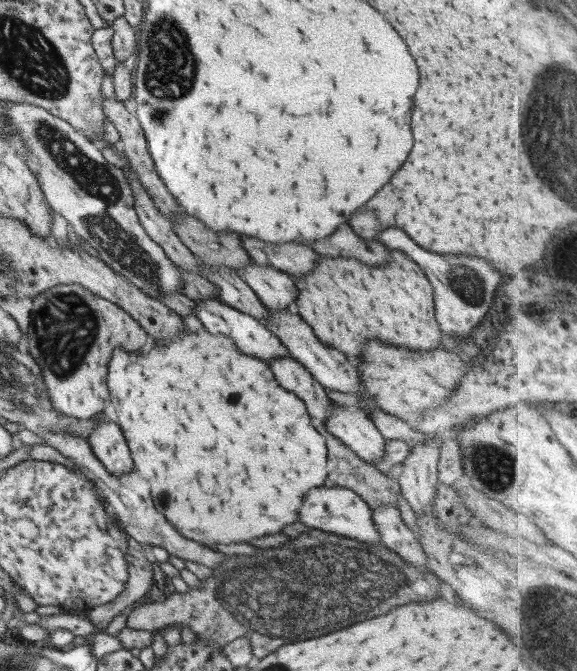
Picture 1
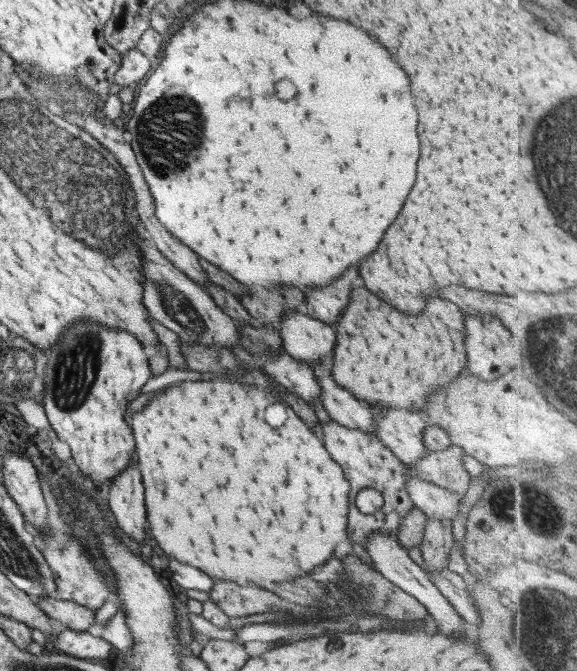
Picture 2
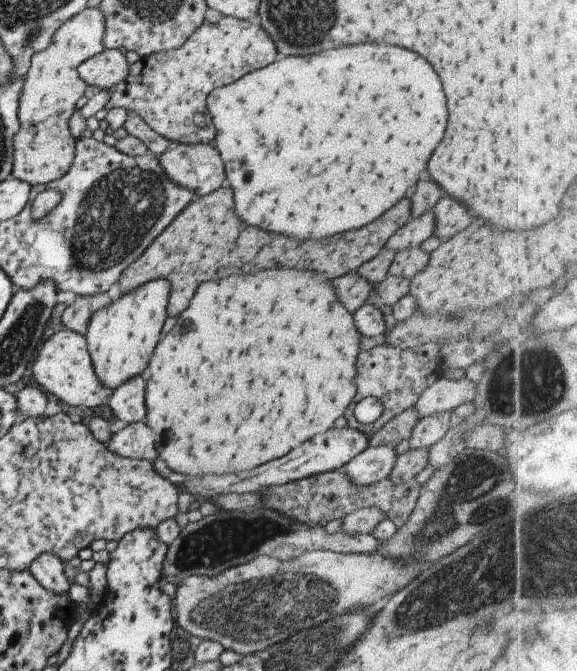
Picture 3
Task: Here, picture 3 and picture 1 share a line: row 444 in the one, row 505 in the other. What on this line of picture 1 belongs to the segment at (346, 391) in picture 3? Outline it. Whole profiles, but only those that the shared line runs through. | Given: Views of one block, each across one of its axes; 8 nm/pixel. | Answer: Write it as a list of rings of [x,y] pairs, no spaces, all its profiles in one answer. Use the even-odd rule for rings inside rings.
[[[188,331],[175,340],[154,340],[151,350],[141,354],[131,354],[125,350],[113,350],[113,356],[109,359],[106,376],[106,386],[109,402],[115,410],[117,424],[124,436],[128,452],[135,470],[149,482],[151,486],[151,500],[163,516],[175,524],[181,536],[193,538],[201,544],[229,544],[229,542],[247,542],[251,538],[259,538],[265,534],[277,534],[283,526],[295,522],[295,512],[299,508],[301,496],[305,490],[315,486],[327,485],[326,476],[326,445],[324,436],[317,432],[312,425],[307,410],[293,394],[283,390],[275,382],[270,367],[262,360],[255,357],[245,356],[235,350],[233,342],[221,334],[210,334],[209,331]]]

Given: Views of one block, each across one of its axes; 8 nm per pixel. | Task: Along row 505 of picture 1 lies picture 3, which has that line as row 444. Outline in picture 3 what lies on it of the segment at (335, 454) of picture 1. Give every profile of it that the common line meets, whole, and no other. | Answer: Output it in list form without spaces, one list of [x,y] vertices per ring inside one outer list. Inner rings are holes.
[[[415,408],[403,410],[368,437],[368,446],[379,446],[379,444],[393,444],[395,446],[401,440],[407,440],[417,419]]]

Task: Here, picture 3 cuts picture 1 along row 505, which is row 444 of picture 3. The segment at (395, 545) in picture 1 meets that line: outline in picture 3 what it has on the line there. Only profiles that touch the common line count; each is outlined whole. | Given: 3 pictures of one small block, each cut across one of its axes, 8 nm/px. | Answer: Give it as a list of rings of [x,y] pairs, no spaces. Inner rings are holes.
[[[379,444],[368,446],[353,456],[350,462],[343,466],[345,476],[354,484],[369,486],[384,482],[395,464],[395,446]]]

